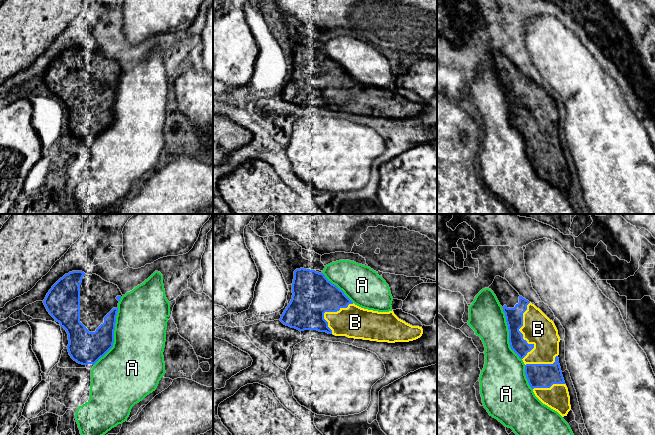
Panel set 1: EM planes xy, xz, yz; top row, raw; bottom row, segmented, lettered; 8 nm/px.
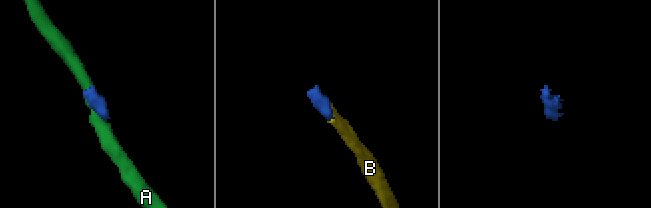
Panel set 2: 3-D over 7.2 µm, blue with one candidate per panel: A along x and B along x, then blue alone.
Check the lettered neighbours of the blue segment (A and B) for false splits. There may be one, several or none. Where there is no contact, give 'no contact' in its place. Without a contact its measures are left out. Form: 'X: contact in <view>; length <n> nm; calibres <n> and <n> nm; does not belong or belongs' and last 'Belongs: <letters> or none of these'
A: contact in xy; length 500 nm; calibres 260 and 420 nm; does not belong
B: contact in yz; length 460 nm; calibres 140 and 240 nm; belongs
Belongs: B

